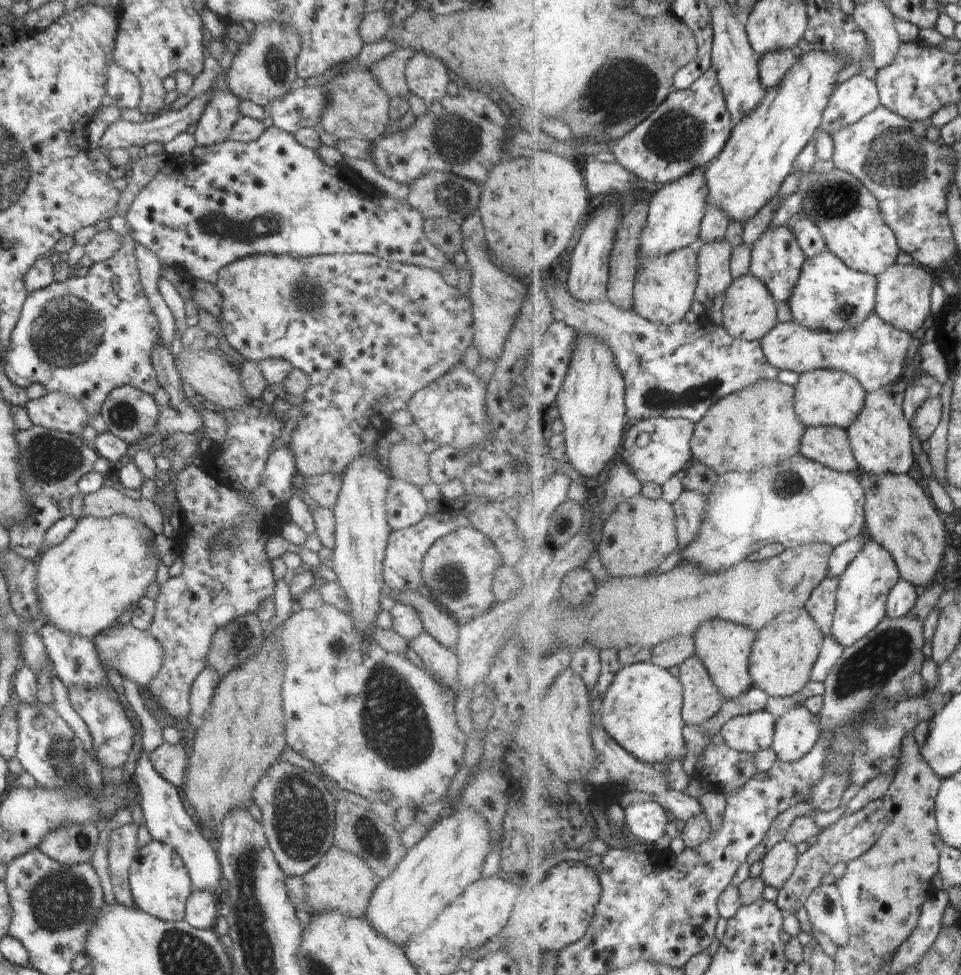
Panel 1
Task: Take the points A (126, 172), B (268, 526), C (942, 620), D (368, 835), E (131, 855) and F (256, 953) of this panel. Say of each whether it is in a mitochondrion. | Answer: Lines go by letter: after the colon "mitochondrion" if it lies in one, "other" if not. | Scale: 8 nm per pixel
A: other
B: other
C: other
D: mitochondrion
E: other
F: mitochondrion

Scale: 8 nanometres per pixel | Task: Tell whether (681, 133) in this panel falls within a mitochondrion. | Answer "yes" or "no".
yes

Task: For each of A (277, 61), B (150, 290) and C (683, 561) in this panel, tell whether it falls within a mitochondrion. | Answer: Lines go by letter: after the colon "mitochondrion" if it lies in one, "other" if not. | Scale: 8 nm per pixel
A: mitochondrion
B: other
C: other

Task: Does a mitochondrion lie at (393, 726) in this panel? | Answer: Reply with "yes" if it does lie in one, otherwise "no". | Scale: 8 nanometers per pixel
yes

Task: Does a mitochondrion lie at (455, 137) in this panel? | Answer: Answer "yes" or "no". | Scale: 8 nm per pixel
yes

